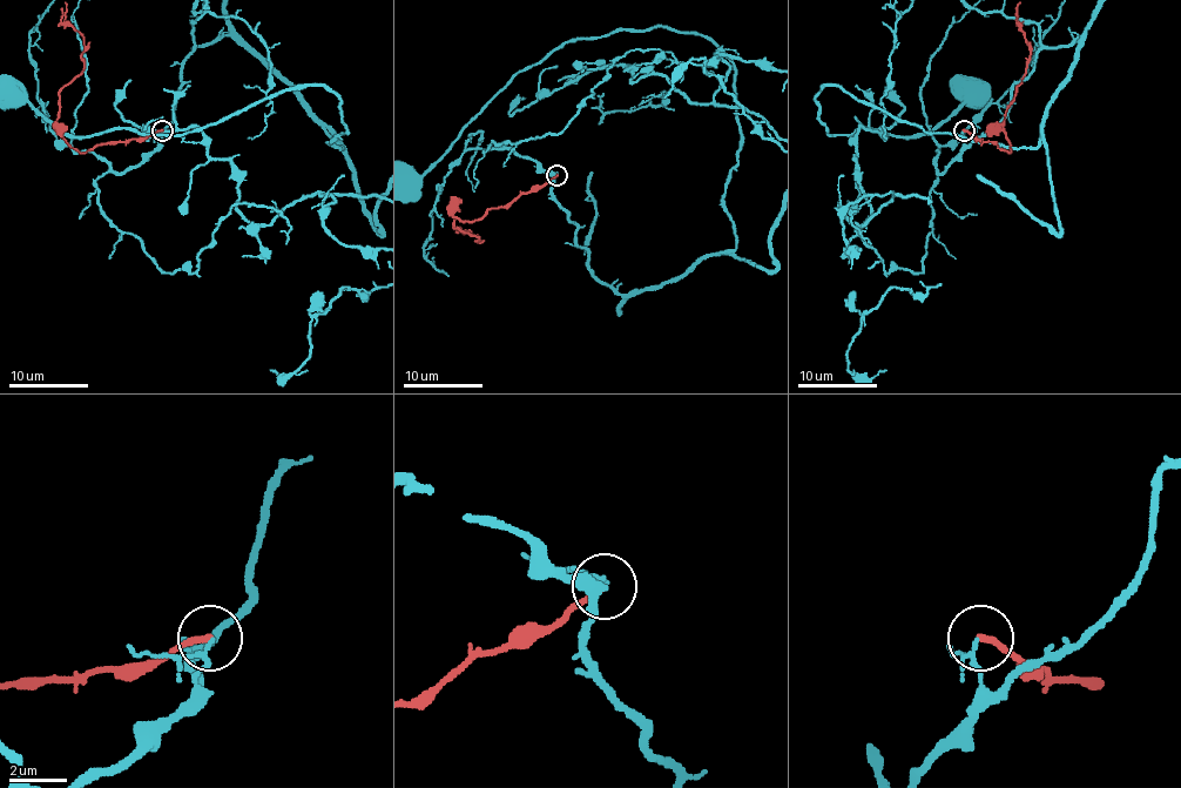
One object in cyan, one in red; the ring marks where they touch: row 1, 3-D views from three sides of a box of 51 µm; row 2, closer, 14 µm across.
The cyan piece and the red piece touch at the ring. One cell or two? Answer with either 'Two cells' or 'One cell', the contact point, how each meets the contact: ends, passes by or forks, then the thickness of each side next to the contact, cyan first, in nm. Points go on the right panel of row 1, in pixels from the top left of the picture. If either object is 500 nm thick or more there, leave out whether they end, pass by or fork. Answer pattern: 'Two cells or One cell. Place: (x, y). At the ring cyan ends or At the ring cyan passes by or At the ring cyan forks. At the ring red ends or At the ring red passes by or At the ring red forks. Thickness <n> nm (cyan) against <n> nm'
Two cells. Place: (964, 130). At the ring cyan passes by. At the ring red ends. Thickness 130 nm (cyan) against 220 nm

